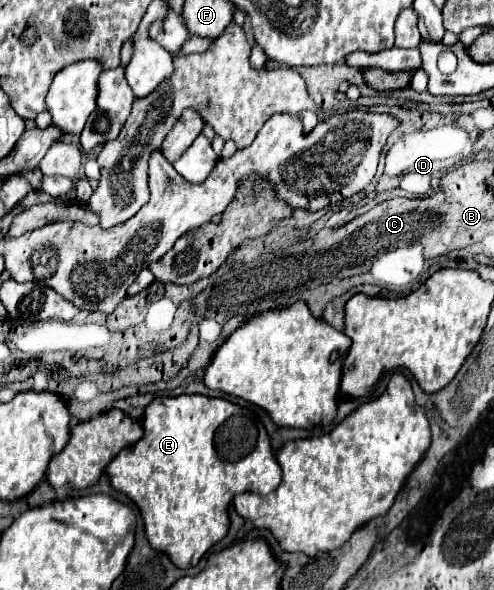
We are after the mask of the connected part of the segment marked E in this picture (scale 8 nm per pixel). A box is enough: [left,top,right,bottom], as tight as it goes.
[106,395,282,569]

